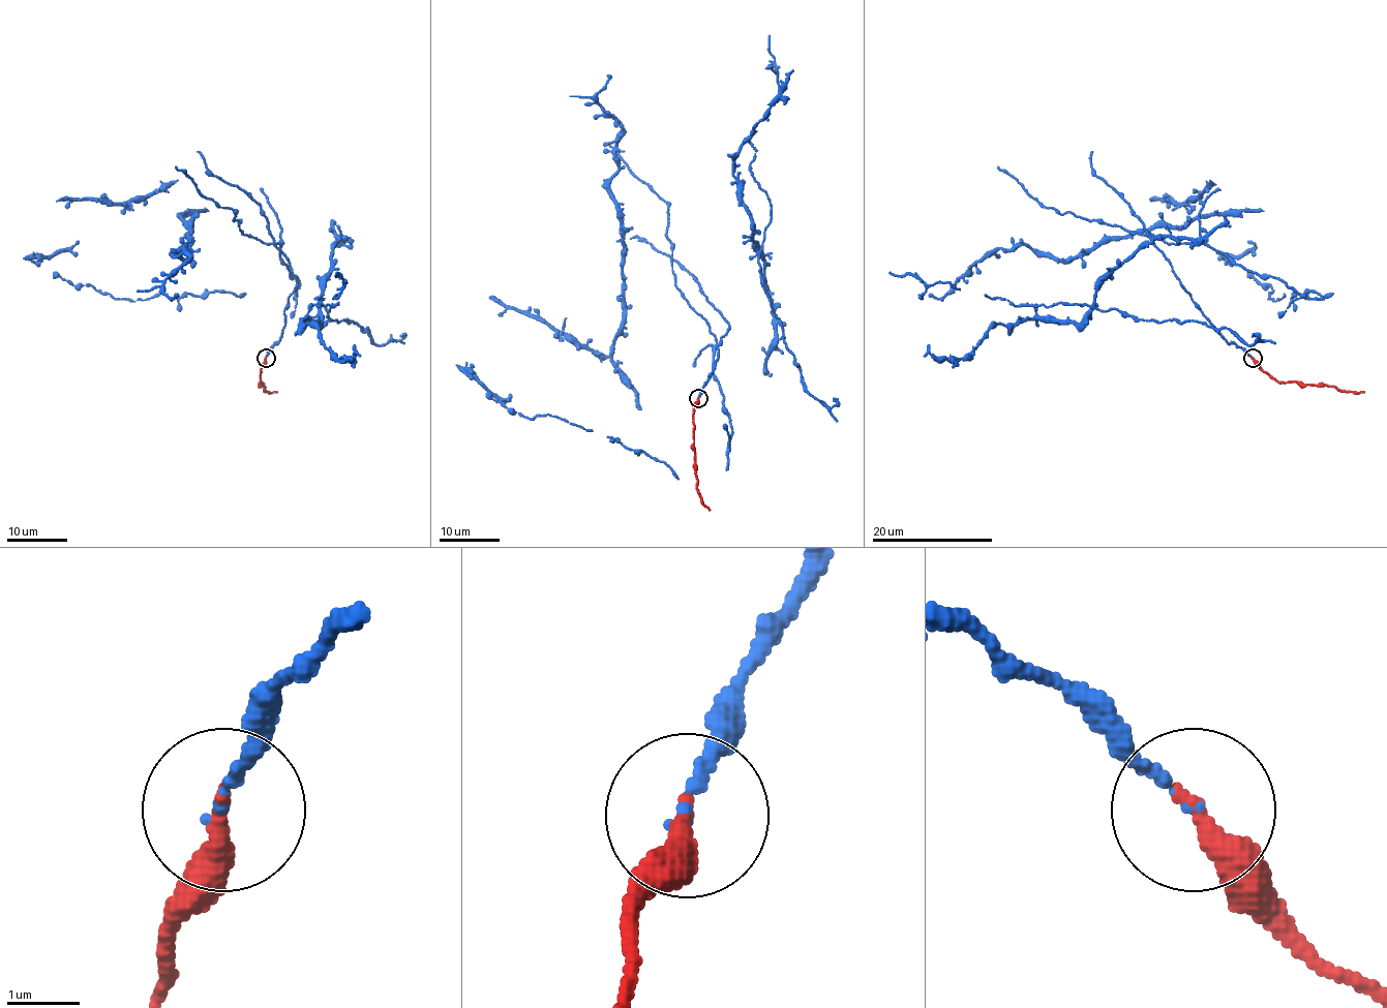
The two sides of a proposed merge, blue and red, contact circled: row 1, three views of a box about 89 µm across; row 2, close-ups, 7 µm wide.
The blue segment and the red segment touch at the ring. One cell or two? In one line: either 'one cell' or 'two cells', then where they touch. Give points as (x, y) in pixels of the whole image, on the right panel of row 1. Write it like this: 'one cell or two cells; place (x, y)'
one cell; place (1253, 358)

